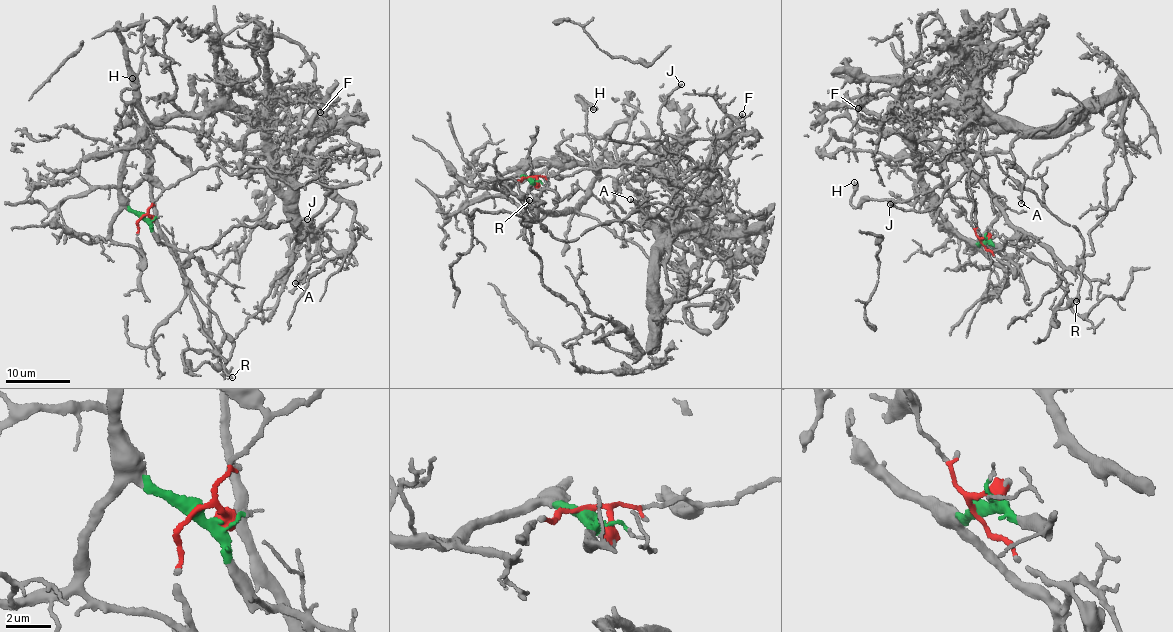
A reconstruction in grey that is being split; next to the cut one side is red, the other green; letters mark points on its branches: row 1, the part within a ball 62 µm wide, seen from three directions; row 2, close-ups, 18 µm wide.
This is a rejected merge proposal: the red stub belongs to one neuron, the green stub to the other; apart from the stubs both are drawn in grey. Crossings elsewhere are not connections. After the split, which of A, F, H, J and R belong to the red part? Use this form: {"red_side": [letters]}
{"red_side": ["H", "R"]}

